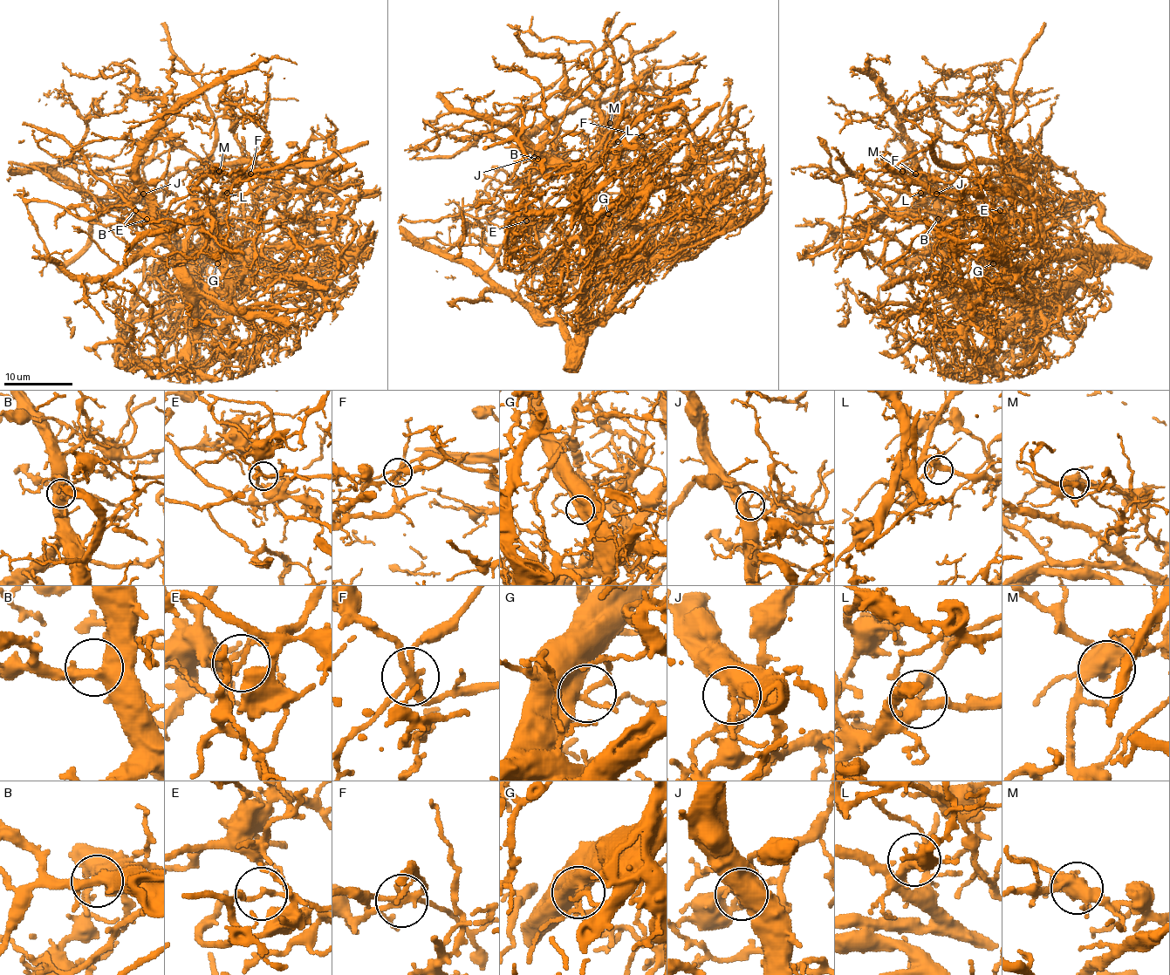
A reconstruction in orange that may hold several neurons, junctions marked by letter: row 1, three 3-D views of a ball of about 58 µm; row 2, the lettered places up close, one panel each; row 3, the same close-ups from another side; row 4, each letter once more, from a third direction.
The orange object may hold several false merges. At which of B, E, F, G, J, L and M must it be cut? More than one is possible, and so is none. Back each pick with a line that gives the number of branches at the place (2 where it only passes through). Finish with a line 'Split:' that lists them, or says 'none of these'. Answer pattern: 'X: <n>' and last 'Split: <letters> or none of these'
E: 3
F: 4
J: 3
M: 4
Split: E, F, J, M

